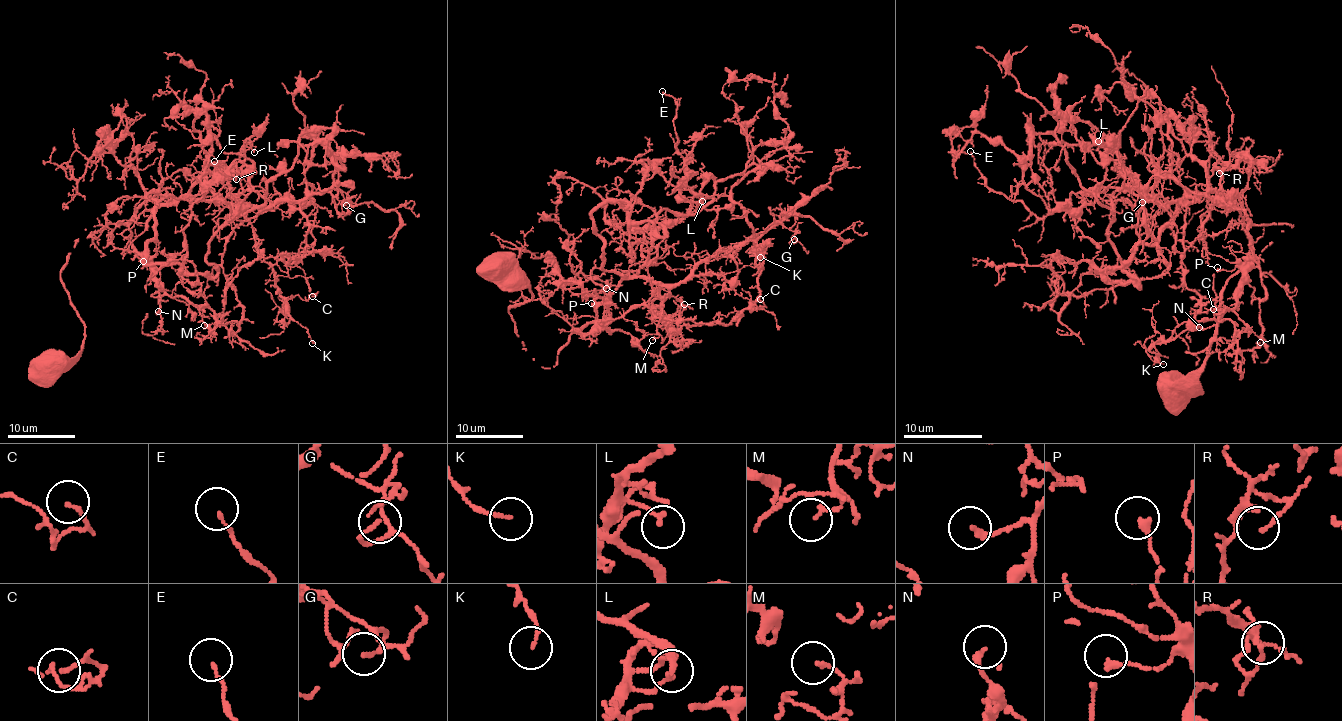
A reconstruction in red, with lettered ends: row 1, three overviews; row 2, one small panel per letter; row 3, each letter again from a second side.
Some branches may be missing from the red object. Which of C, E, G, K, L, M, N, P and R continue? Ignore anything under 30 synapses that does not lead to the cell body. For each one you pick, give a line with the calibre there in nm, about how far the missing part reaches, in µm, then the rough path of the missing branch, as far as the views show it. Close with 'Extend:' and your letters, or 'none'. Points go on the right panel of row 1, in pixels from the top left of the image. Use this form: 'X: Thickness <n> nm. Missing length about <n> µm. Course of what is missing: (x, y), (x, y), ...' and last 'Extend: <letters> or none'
Extend: none

